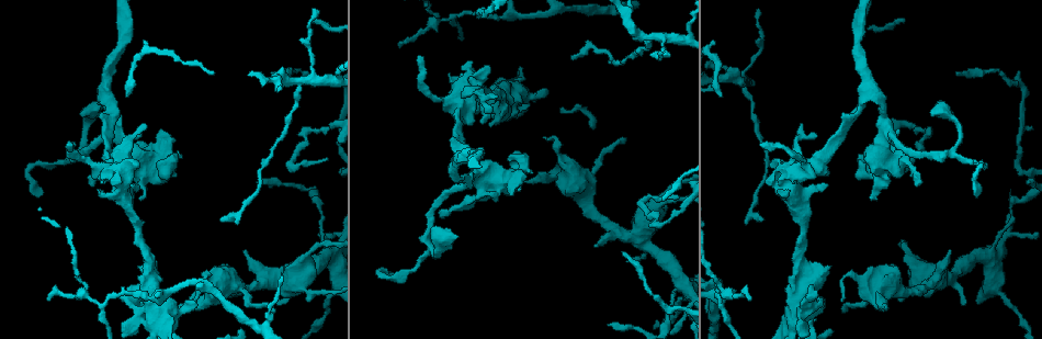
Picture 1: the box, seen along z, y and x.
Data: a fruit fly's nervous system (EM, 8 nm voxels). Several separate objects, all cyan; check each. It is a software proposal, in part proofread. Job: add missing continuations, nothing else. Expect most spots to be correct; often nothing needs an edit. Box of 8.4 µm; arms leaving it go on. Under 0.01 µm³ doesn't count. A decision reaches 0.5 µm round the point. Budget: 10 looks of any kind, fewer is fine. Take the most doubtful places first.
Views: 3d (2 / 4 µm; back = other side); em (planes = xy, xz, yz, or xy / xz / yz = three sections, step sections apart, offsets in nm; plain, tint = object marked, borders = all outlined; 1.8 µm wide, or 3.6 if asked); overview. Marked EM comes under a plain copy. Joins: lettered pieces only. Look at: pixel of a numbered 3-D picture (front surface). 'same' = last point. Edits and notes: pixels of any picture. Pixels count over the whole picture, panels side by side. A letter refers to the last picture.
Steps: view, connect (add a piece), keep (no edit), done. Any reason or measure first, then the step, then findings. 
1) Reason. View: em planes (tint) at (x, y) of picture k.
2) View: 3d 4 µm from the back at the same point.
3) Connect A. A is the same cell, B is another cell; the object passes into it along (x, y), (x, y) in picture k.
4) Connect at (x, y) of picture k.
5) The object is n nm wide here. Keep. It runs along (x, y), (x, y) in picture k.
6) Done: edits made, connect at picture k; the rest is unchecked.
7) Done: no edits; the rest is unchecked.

Calibre changes. View: 3d 4 µm from the back at (801, 313) of picture 1.

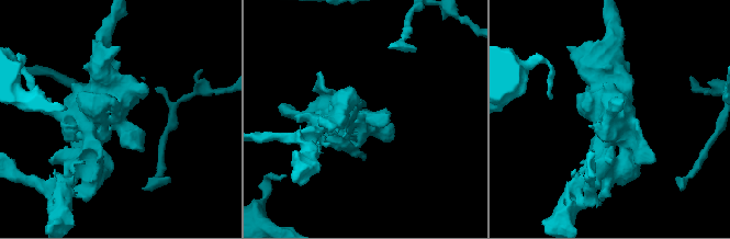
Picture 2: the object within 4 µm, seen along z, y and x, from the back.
View: em xz step 4 (borders) at (108, 116) of picture 2.

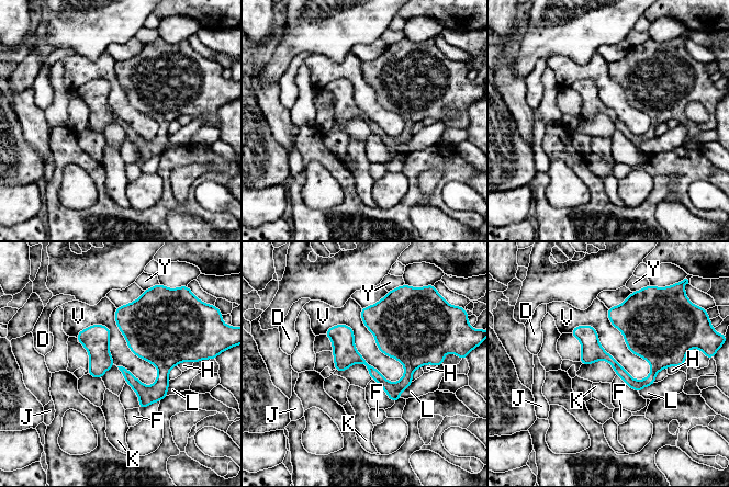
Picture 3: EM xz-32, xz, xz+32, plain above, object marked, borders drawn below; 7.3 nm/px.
Keep. D, F, H, J, K, L, V and Y are other cells; a border runs along (323, 333), (347, 325), (402, 378) in picture 3; no lettered piece goes on from it.

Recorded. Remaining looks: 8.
Sudden change in width. View: 3d 2 µm from the back at (293, 83) of picture 1.

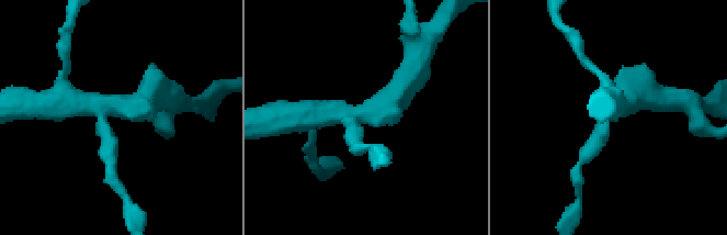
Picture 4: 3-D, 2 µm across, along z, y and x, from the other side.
4 arms meet here. View: em planes (tint) at (120, 110) of picture 4.

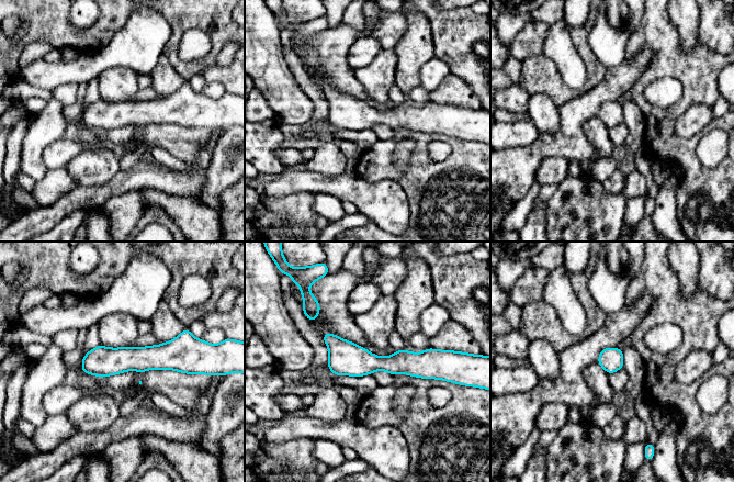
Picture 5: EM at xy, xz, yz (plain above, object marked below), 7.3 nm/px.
View: em planes (borders) at the same point.

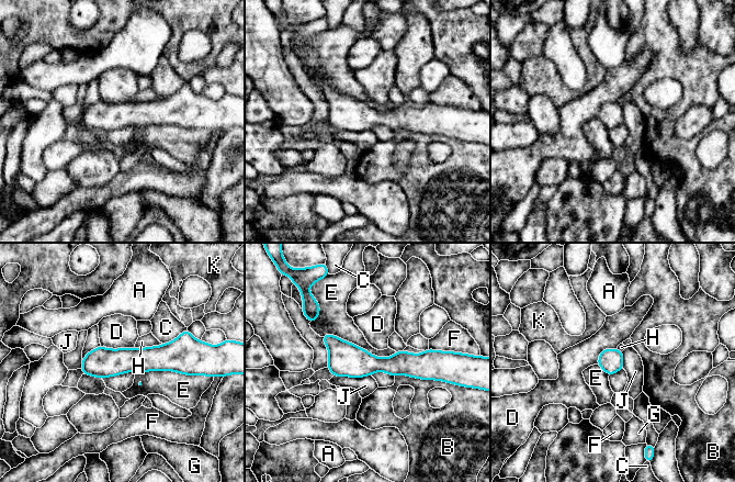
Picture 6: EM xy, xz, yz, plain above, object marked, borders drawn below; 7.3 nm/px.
The object is 180 nm wide here. Keep. A, B, C, D, E, F, G, H, J and K are other cells; it runs along (326, 337), (355, 362), (433, 360) in picture 6; no lettered piece goes on from it.

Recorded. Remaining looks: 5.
View: em planes (borders) at (135, 166) of picture 1.

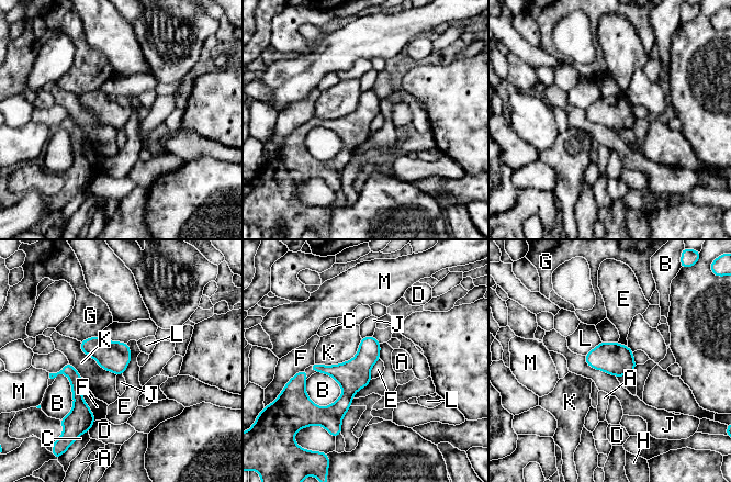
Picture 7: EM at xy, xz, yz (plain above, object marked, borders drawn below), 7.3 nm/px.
Keep. A, B, C, D, E, F, G, H, J, K, L and M are other cells; a border runs along (127, 343), (131, 360), (122, 373) in picture 7; none of them fits.

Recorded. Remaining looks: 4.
Sudden change in width. View: em planes (borders) at (637, 236) of picture 1.

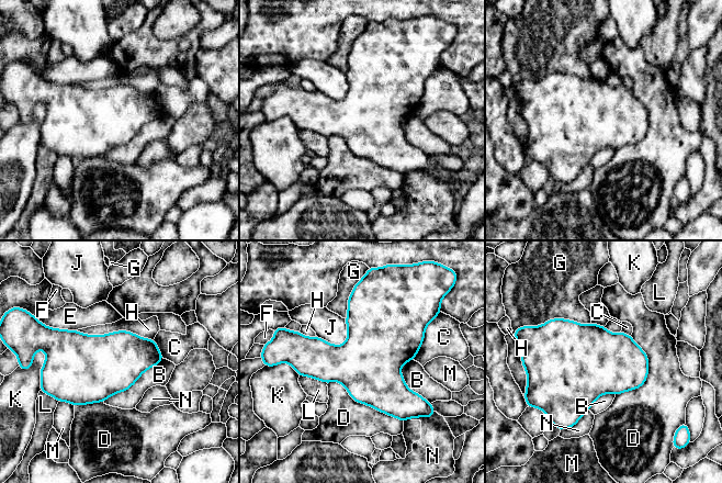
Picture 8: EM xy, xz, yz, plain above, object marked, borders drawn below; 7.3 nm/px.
The object is 460 nm wide here. Keep. B, C, D, E, F, G, H, J, K, L, M and N are other cells; a border runs along (162, 358), (126, 390), (103, 401) in picture 8; none of them fits.

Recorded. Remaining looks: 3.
Done: no edits; the rest is unchecked.

